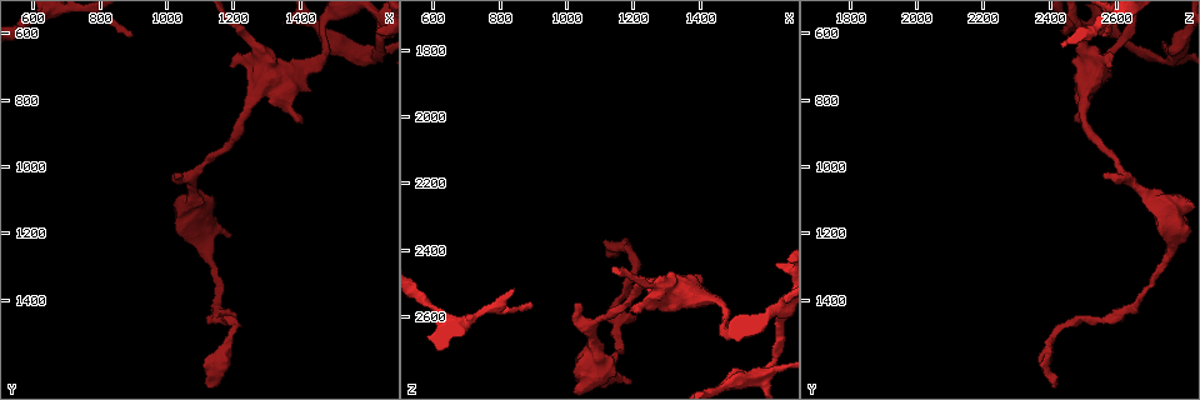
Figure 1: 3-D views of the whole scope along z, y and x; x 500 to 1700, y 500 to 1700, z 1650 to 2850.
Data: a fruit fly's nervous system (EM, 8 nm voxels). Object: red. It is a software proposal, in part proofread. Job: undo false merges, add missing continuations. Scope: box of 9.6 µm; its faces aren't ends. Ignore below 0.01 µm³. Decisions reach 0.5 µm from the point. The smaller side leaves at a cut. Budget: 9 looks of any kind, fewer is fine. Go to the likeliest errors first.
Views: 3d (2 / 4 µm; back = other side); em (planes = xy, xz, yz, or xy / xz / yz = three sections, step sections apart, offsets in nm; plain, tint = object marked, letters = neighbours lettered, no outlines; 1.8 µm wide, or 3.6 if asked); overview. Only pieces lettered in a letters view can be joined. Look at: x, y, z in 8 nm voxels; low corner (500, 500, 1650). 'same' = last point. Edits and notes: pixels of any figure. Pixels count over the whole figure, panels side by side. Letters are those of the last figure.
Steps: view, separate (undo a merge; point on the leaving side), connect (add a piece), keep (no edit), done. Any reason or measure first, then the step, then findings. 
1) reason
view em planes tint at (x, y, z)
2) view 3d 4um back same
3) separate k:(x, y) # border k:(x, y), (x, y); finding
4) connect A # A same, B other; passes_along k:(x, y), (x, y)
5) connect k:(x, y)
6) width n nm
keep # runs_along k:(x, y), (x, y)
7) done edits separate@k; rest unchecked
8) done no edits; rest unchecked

a fork
view 3d 4um at (1070, 1020, 2630)

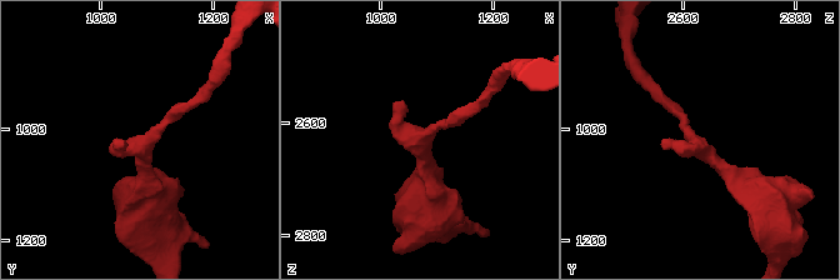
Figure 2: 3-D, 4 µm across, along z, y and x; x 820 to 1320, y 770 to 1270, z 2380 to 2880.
need the tissue
view em planes letters at (1070, 1030, 2620)

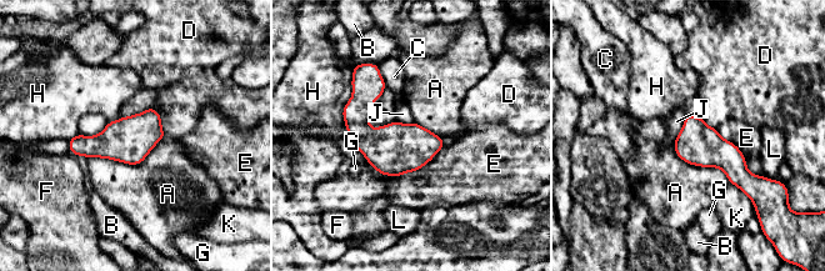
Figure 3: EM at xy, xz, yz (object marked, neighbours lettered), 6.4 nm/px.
width 280 nm
keep # A other, B other, C other, D other, E other, F other, G other, H other, J other, K other, L other; border 3:(686, 115), (673, 145); continuous, no second neuron

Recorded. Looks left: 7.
arms part here
view em xy step 4 plain at (1150, 1440, 2620)

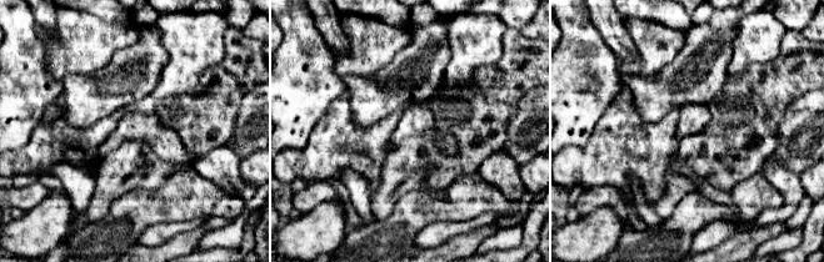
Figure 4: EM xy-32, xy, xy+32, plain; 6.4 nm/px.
what lies round it
view em xy step 4 letters same

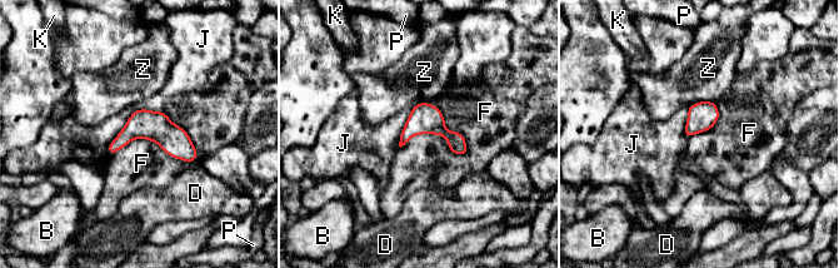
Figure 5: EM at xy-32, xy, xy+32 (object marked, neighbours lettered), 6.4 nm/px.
keep # B other, D other, F other, J other, K other, P other, Z other; border 5:(400, 148), (440, 134), (468, 153); all the same neuron

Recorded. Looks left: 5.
view 3d 4um at (1290, 770, 2520)

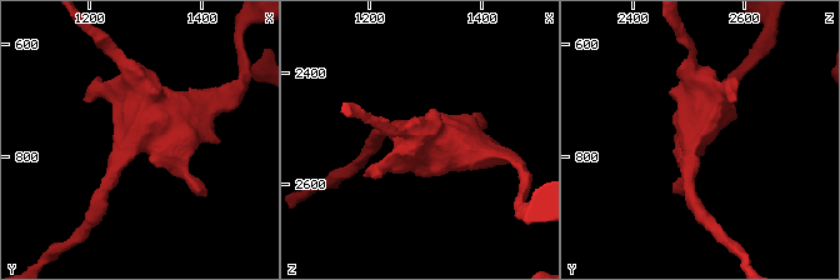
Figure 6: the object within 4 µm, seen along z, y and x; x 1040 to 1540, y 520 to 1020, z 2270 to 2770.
view em 3.6um planes tint at (1285, 765, 2510)

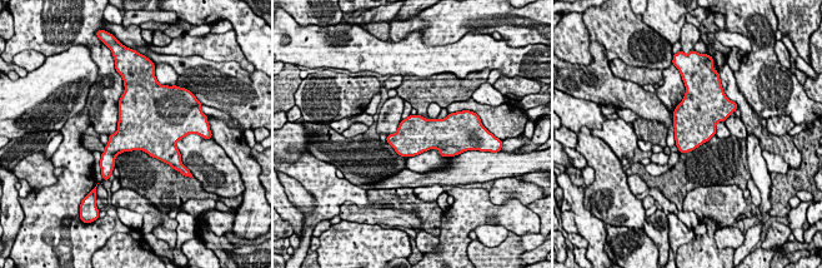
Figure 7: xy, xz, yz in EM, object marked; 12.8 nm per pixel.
see the neighbours
view em 3.6um planes letters same

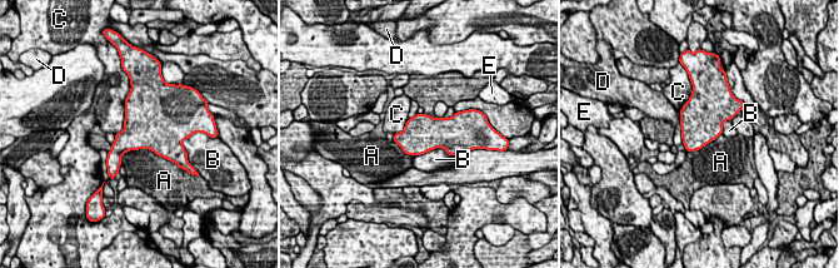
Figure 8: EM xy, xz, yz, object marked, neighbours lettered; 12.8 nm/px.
longest_contact A 650 nm
keep # A other, B other, C other, D other, E other; continuous, no second neuron

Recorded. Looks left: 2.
sharp bend
view em yz step 8 tint at (1590, 680, 2770)

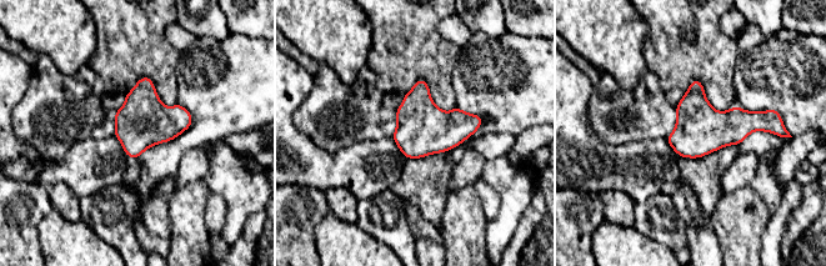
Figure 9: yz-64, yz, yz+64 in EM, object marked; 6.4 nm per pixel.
another direction
view em planes letters same

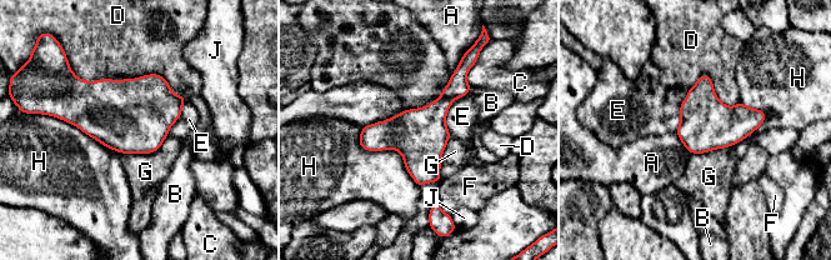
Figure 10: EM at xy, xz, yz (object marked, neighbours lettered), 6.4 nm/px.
longest_contact D 750 nm
keep # A other, B other, C other, D other, E other, F other, G other, H other, J other; border 10:(408, 108), (386, 119), (363, 126); continuous, no second neuron

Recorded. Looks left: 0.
done no edits; rest unchecked

